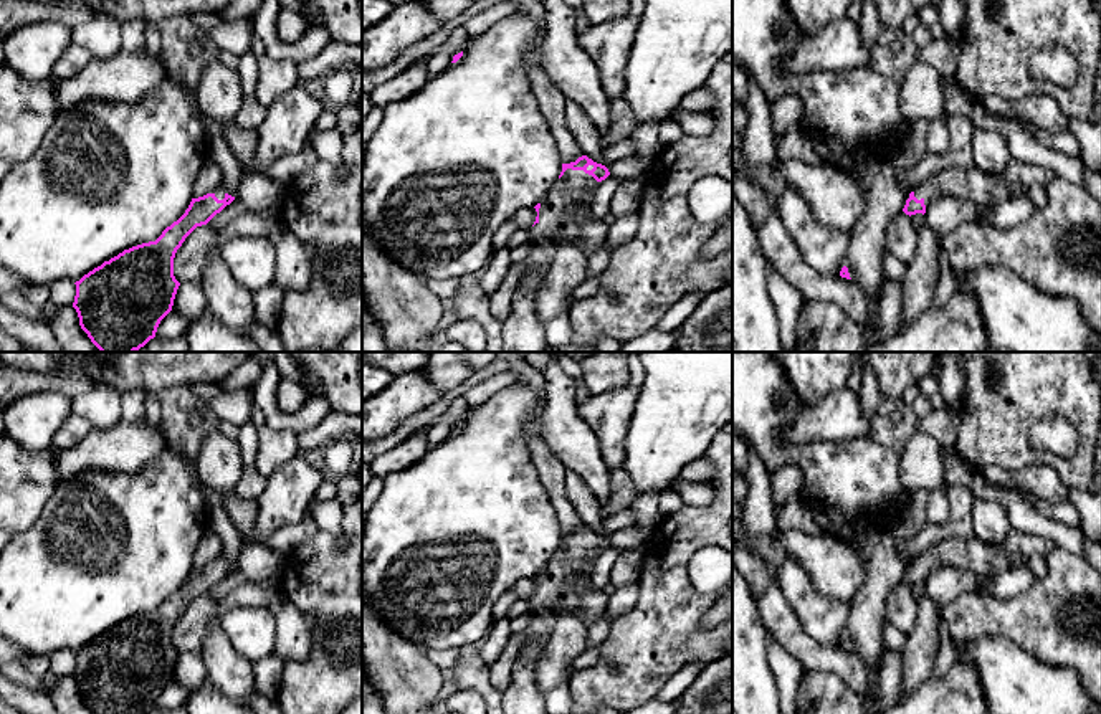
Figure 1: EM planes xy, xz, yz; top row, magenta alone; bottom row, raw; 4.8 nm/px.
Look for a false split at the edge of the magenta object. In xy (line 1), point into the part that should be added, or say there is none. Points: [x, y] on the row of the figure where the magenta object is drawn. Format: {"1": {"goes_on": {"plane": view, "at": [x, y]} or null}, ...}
{"1": {"goes_on": {"plane": "xy", "at": [220, 194]}}}

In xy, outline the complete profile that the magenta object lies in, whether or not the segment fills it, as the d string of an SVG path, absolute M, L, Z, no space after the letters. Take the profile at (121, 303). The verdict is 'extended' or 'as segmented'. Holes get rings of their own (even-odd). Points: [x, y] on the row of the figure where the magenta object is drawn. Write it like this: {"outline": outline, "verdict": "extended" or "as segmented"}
{"outline": "M222 187L192 198L185 213L155 241L124 250L76 281L73 307L79 326L101 352L136 352L155 337L160 321L172 311L180 283L174 276L174 258L185 238L230 205L235 197Z", "verdict": "extended"}

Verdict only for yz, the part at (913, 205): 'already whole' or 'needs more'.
needs more

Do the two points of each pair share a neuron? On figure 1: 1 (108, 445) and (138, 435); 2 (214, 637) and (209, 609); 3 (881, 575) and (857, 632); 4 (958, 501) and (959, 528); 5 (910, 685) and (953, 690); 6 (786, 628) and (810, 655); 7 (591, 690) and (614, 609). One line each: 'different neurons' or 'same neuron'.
1: same neuron
2: different neurons
3: same neuron
4: same neuron
5: different neurons
6: same neuron
7: different neurons

